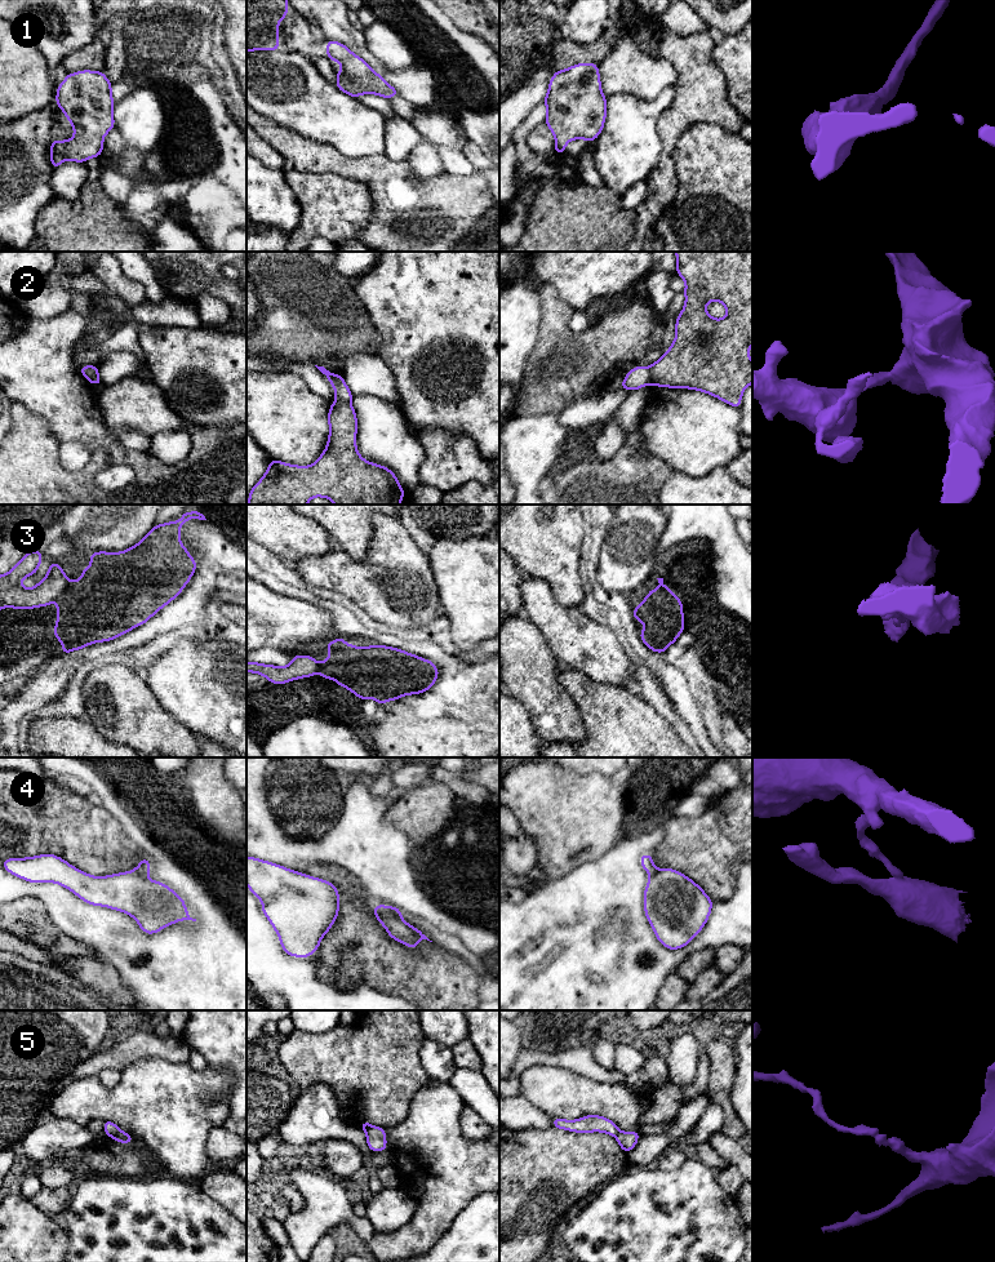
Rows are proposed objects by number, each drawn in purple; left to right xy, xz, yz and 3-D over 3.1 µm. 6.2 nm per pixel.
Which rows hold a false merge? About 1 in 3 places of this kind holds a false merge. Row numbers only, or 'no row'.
3, 4, 5

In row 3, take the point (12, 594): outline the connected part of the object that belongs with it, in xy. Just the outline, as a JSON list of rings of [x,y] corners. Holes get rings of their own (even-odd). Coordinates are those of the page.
[[[34,548],[9,573],[0,576],[0,608],[34,609],[46,606],[65,592],[70,579],[57,561],[49,565],[45,578],[31,590],[21,585],[25,577],[37,572],[41,561],[41,552]]]

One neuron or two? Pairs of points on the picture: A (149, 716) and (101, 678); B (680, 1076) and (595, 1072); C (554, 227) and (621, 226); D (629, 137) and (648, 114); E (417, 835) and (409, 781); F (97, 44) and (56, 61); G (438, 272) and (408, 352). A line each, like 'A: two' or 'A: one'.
A: one
B: two
C: one
D: one
E: two
F: two
G: one

